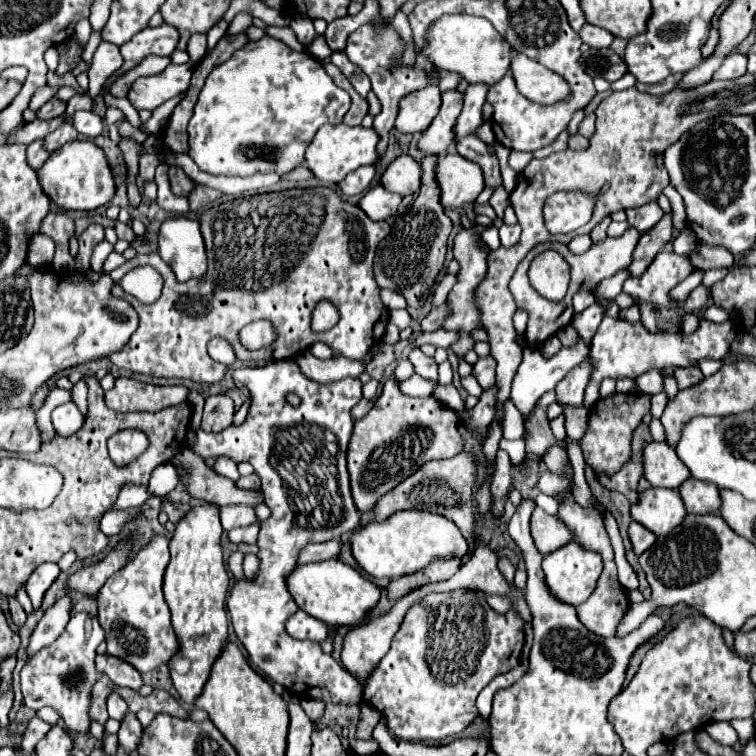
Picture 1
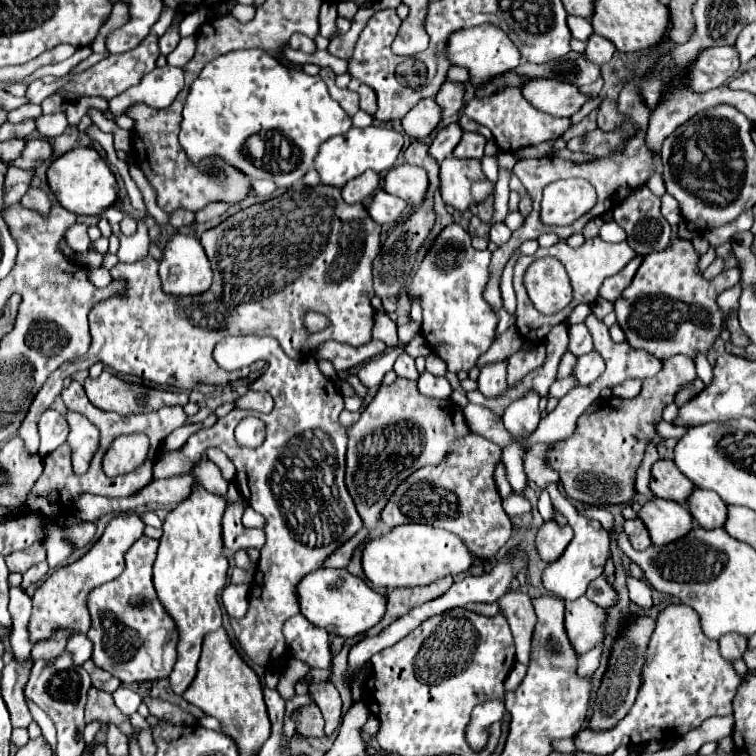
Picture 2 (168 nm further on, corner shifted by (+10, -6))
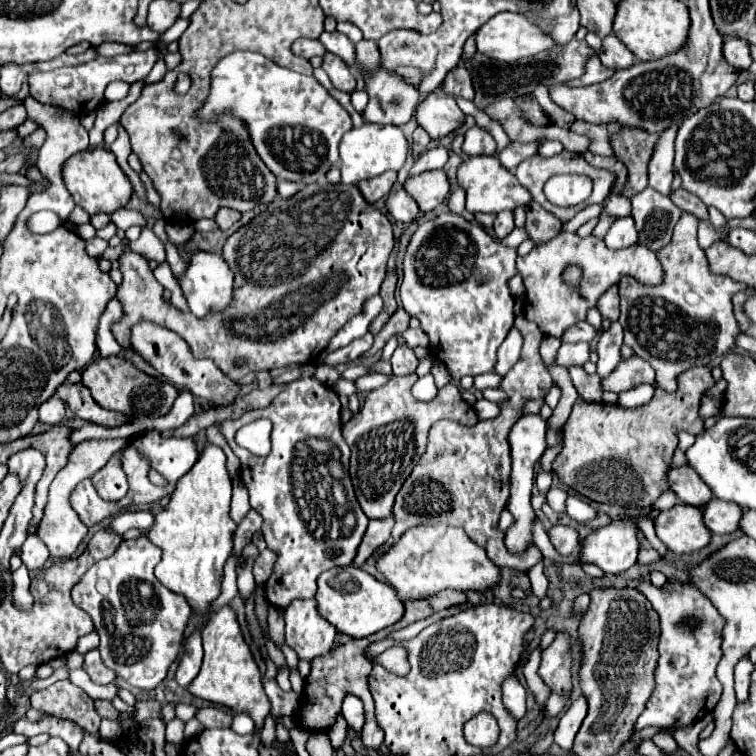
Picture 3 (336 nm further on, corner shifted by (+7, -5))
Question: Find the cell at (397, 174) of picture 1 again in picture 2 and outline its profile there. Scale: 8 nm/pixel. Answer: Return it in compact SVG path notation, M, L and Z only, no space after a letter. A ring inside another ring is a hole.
M412 165L394 167L384 181L384 189L388 193L404 199L412 207L422 205L422 199L426 197L426 187L428 187L426 171Z

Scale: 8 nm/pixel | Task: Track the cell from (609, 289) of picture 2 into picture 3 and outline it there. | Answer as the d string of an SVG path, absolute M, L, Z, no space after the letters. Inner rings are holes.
M617 284L611 286L599 300L597 300L597 308L599 312L603 314L603 318L609 318L609 320L617 320L617 314L619 314L619 294L617 294Z

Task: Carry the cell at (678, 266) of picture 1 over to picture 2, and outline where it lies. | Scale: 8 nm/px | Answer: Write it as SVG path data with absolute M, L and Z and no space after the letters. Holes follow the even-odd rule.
M680 237L674 239L670 243L670 247L666 247L666 251L650 253L650 255L642 257L642 265L638 267L632 283L624 289L620 299L614 303L614 313L616 313L618 325L624 331L630 347L644 349L650 355L658 357L660 361L664 361L672 355L678 355L678 353L694 359L698 353L706 355L710 351L710 347L714 345L714 341L720 337L720 333L724 329L724 315L722 315L716 299L722 291L734 287L740 281L740 269L738 267L726 269L716 279L706 281L702 277L702 273L698 271L698 261L700 261L700 255L694 251L692 241L686 241Z

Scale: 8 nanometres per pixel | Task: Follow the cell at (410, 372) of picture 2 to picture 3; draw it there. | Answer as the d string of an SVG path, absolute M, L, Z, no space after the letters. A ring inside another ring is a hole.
M399 346L391 356L391 364L393 364L393 374L395 376L407 376L407 374L415 372L419 360L415 358L415 354L409 346Z

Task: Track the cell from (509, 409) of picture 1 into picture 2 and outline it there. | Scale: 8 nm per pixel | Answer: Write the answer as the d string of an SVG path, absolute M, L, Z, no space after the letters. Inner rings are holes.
M538 345L532 351L516 351L508 359L508 383L516 385L522 379L522 375L536 369L542 361L546 361L546 347L544 345Z

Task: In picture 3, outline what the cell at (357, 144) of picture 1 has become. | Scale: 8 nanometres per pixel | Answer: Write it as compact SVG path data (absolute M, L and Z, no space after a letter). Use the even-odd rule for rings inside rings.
M363 122L359 128L351 128L341 138L341 144L339 144L341 182L357 184L361 180L375 178L387 170L399 170L407 158L407 152L409 152L409 144L407 144L401 128Z

